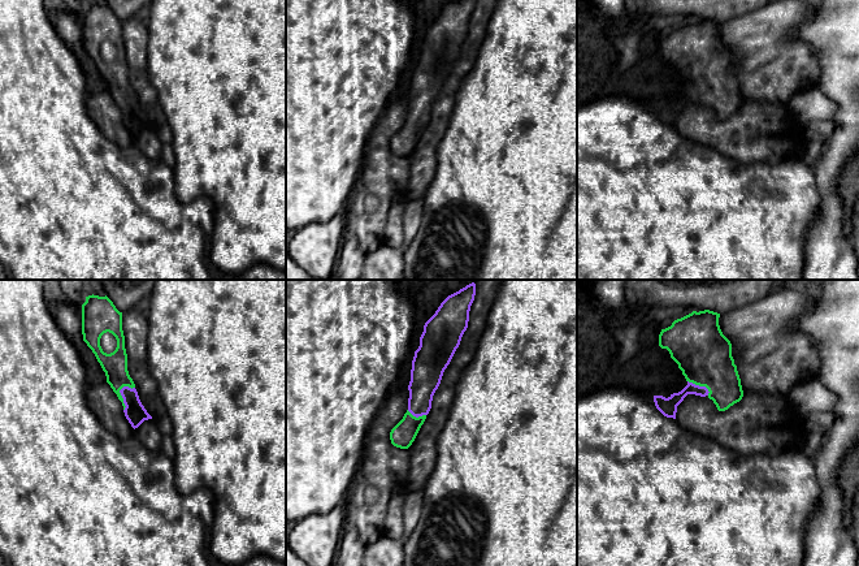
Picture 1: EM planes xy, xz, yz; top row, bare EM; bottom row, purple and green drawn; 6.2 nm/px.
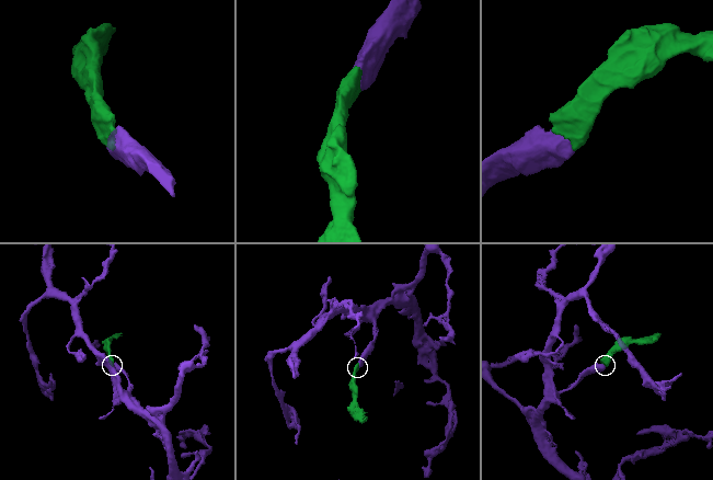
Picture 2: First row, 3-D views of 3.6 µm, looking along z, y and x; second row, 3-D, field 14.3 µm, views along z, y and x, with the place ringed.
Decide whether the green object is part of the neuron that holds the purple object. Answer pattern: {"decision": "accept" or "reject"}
{"decision": "accept"}

